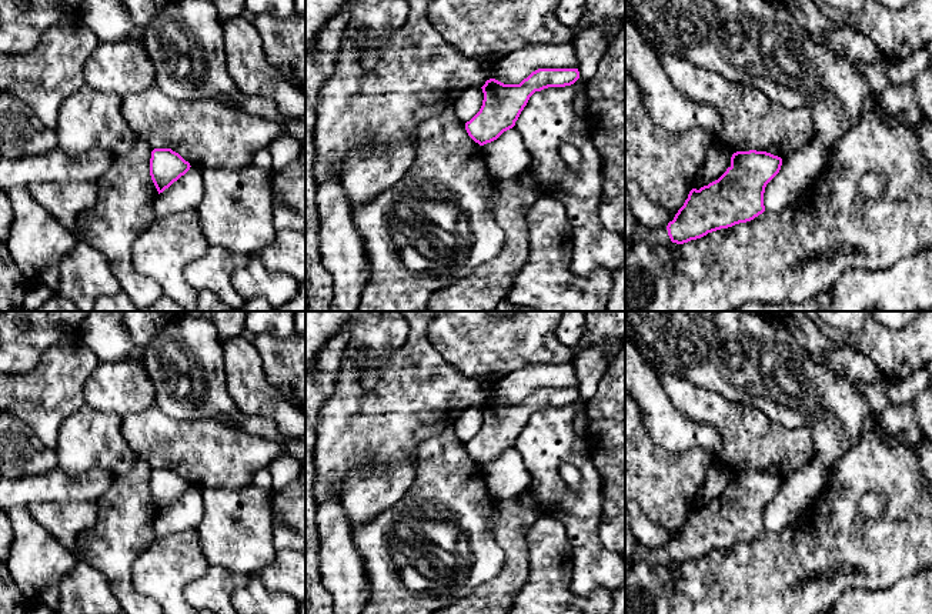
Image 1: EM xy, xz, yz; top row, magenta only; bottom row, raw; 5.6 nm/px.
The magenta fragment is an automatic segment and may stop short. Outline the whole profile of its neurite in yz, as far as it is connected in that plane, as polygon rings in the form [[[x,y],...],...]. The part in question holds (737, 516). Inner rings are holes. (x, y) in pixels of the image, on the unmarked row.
[[[736,471],[731,485],[715,501],[692,508],[684,525],[665,548],[635,543],[632,561],[684,564],[708,553],[746,543],[765,531],[766,504],[779,493],[782,478],[766,471]]]

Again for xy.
[[[154,468],[151,471],[150,495],[158,514],[184,495],[190,487],[190,483],[171,468]]]

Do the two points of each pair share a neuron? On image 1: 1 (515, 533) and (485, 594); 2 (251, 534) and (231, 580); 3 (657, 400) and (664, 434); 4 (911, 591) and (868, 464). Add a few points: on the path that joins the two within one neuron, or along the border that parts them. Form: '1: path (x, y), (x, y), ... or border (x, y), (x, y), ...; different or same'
1: path (515, 549), (515, 567), (501, 581); same
2: border (211, 564), (243, 573), (249, 577); different
3: path (657, 409), (664, 426); same
4: border (917, 571), (891, 586), (875, 590); different

